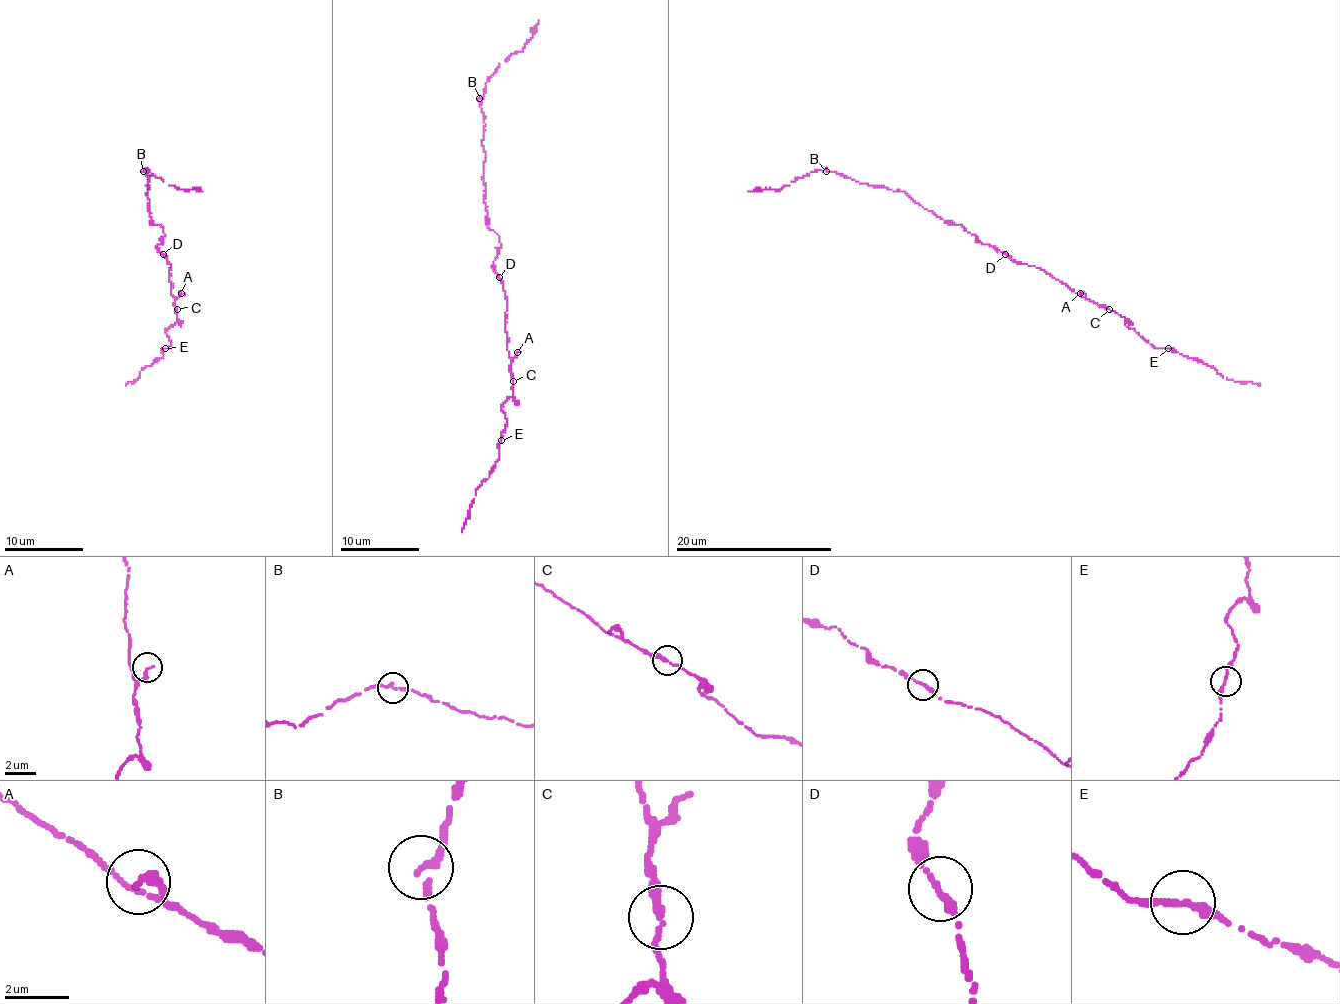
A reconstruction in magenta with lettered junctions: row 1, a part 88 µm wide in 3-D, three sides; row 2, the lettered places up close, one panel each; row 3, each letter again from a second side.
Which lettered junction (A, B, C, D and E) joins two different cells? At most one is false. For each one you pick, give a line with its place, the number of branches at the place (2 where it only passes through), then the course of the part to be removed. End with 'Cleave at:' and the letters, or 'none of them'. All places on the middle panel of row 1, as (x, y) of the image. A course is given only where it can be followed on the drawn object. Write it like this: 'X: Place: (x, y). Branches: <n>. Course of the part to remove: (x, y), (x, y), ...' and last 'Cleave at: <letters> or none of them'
Cleave at: none of them

